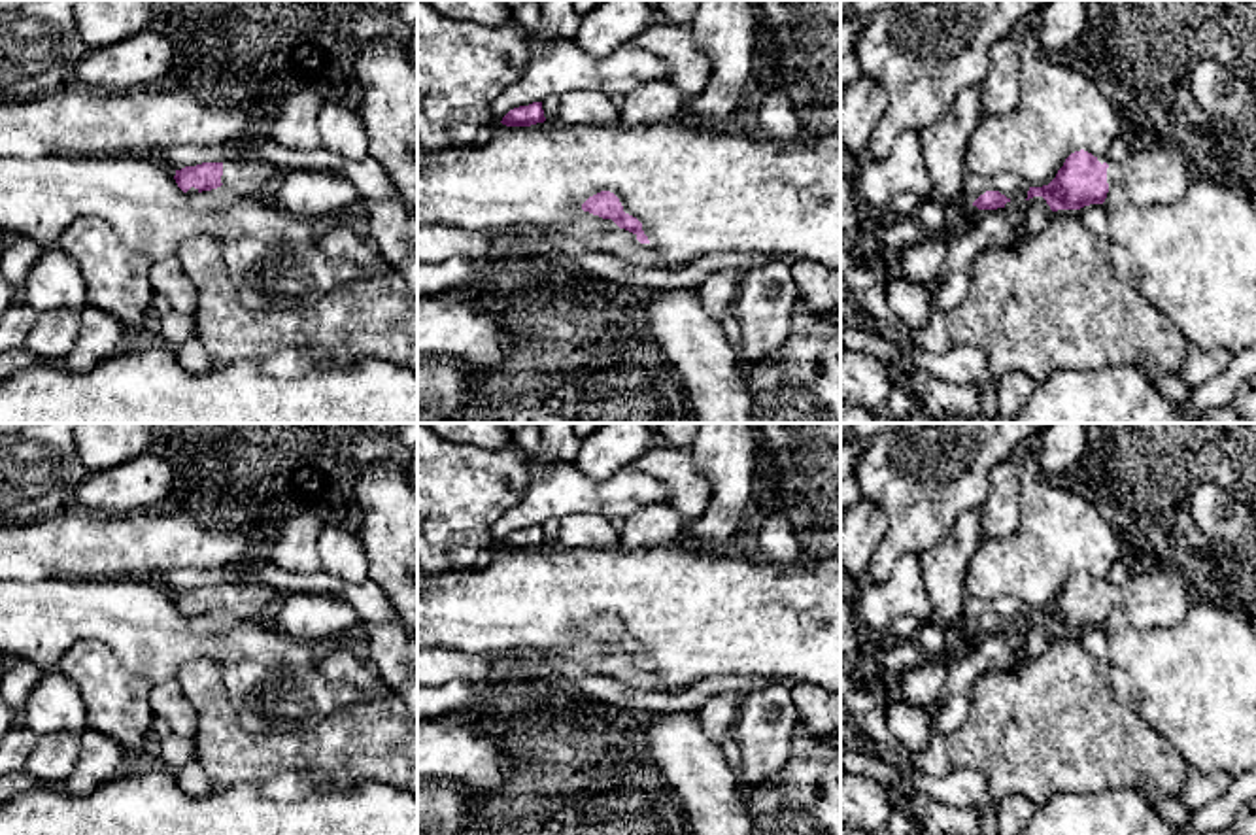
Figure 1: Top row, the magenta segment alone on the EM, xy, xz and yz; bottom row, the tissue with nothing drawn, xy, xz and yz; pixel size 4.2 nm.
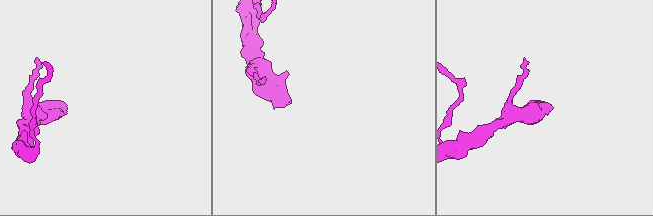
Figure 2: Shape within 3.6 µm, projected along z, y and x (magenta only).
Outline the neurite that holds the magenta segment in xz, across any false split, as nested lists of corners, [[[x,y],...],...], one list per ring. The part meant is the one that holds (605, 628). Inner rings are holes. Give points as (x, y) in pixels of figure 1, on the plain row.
[[[601,614],[589,620],[582,627],[582,633],[603,642],[612,642],[620,652],[633,656],[640,667],[650,667],[648,659],[642,654],[642,646],[636,640],[623,635],[623,629],[614,616]]]

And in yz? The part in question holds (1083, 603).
[[[1080,572],[1071,576],[1056,601],[1043,610],[1029,610],[1027,622],[1043,620],[1052,635],[1080,633],[1103,627],[1112,608],[1120,608],[1137,629],[1180,623],[1196,597],[1182,576],[1169,572],[1141,572],[1122,586],[1094,580]]]

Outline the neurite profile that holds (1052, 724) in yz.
[[[1078,633],[1054,635],[1048,648],[1037,657],[1026,656],[1022,667],[982,673],[965,722],[948,737],[948,756],[954,769],[982,773],[995,803],[1020,793],[1035,807],[1060,792],[1109,788],[1135,788],[1148,803],[1177,799],[1190,771],[1163,737],[1114,699],[1107,659],[1092,656]]]

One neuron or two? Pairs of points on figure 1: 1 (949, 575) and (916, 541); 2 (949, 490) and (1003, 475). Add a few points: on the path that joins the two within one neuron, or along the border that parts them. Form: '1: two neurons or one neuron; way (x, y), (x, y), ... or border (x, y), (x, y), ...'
1: two neurons; border (954, 516), (950, 526), (920, 556)
2: two neurons; border (1009, 456), (994, 467), (992, 490), (979, 509)

